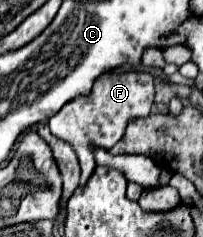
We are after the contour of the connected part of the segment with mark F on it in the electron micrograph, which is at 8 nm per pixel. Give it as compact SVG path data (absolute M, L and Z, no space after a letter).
M116 70L116 72L106 72L104 76L98 76L88 96L78 96L78 100L70 100L68 104L64 104L60 112L56 112L56 116L48 120L52 134L72 144L74 152L78 154L78 160L82 166L80 186L84 186L90 180L96 168L92 148L101 147L107 150L112 148L122 138L128 120L138 118L138 116L142 118L148 116L152 104L154 104L154 82L148 72L136 72L136 70L118 72Z

